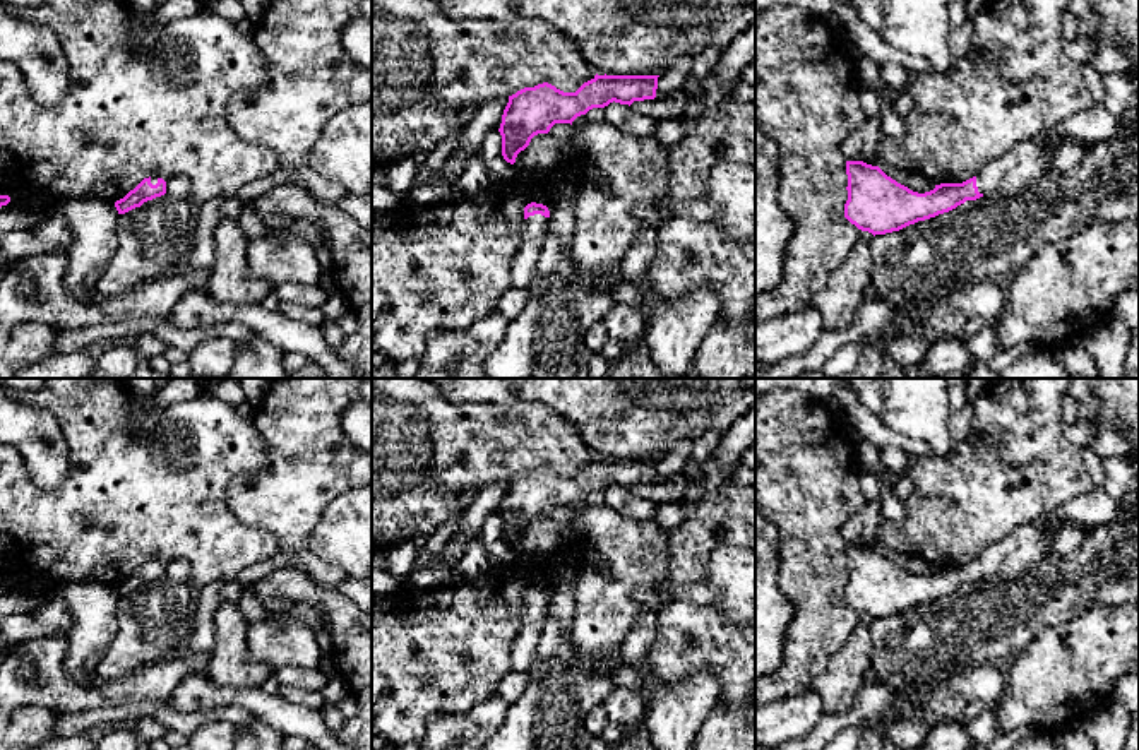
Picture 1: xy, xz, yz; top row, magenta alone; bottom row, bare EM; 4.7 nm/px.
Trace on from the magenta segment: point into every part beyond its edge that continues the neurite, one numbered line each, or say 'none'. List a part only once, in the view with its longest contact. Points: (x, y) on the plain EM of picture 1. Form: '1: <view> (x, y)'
1: xz (523, 651)

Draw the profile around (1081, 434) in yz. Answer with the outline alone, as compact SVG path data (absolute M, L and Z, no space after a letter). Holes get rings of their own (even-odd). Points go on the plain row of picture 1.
M1094 416L1088 421L1076 421L1076 423L1064 421L1064 426L1062 426L1065 438L1070 440L1079 449L1091 447L1096 433L1101 428L1106 428L1106 426L1100 423Z

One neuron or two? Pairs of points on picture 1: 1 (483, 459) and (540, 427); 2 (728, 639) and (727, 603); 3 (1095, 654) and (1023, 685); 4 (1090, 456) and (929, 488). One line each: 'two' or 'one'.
1: one
2: two
3: one
4: two

